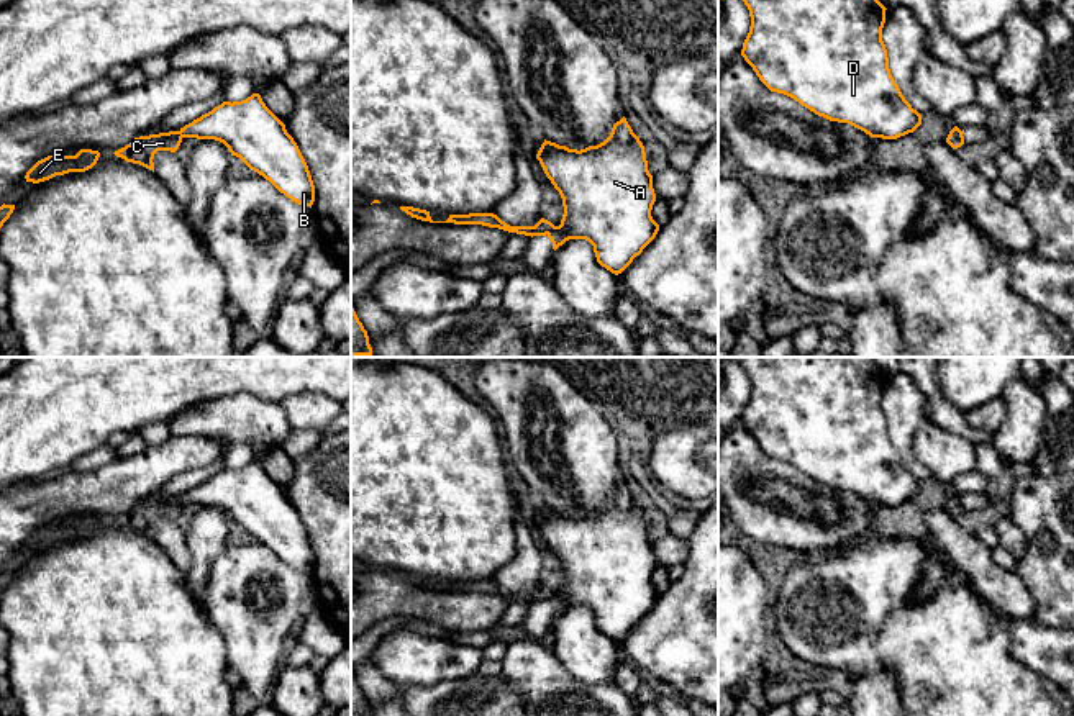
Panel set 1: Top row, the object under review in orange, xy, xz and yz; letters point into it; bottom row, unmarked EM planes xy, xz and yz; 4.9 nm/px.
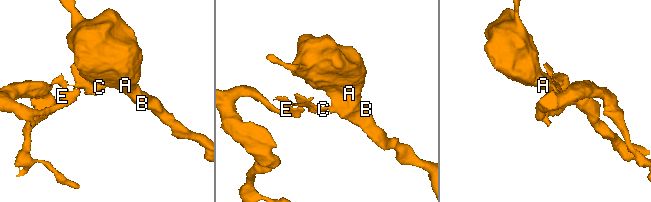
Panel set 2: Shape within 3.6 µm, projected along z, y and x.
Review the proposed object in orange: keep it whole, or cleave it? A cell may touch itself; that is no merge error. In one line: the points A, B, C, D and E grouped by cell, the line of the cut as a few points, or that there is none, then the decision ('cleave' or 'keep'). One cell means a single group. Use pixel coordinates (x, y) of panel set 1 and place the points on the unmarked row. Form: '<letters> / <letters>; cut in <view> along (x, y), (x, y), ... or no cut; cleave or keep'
A B D / C E; cut in xz along (555, 593), (546, 600); cleave

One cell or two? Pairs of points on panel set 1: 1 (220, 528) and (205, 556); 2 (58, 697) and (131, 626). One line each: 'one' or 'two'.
1: one
2: one

